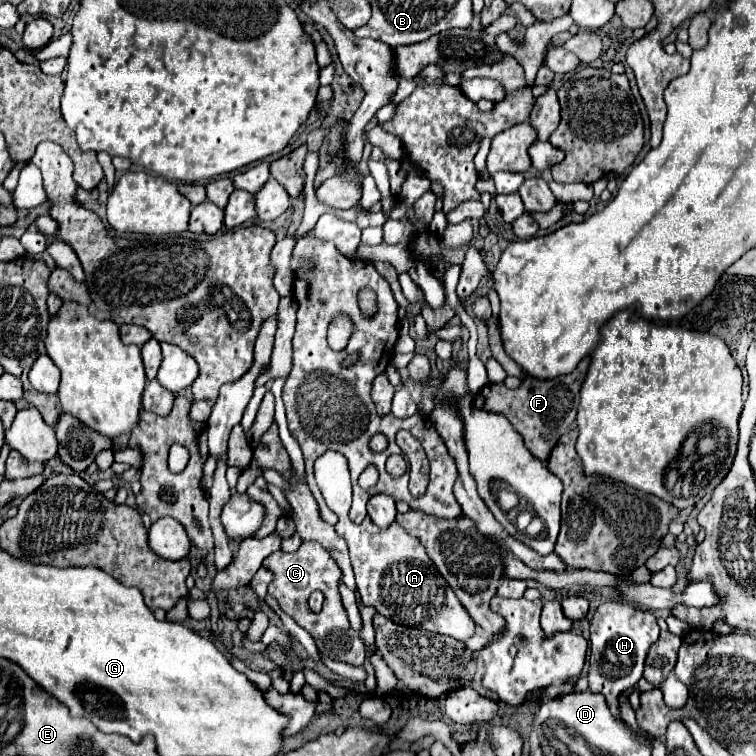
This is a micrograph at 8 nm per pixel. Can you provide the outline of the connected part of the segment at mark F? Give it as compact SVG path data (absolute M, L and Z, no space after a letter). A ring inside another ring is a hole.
M584 357L578 367L564 377L556 377L552 381L536 381L536 379L524 379L518 389L508 389L502 383L488 383L484 385L476 395L474 395L474 405L490 411L490 413L500 413L508 417L512 427L524 437L524 445L528 451L540 459L546 461L556 447L558 439L572 427L576 419L576 409L580 401L580 387L586 377L586 369L590 365L590 357Z

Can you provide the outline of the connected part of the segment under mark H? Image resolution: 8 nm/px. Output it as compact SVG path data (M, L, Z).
M602 603L592 621L590 621L590 689L596 693L602 693L606 697L606 703L612 711L612 715L616 719L620 719L620 711L618 711L618 697L624 689L634 687L640 677L642 677L642 669L644 669L644 659L646 653L650 649L652 643L656 643L660 637L660 627L656 623L656 617L650 611L640 611L632 605L624 605L624 603Z

